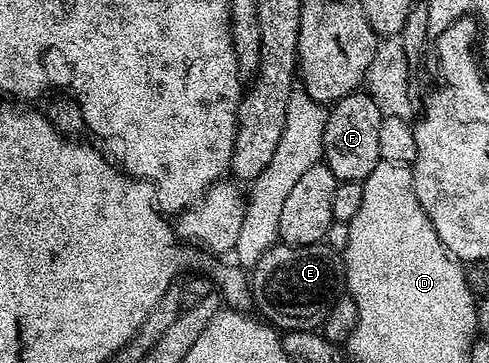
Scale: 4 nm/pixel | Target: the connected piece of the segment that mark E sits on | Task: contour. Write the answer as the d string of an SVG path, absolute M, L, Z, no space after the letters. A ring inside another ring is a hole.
M278 242L267 250L267 254L256 257L252 268L252 303L256 310L258 308L262 312L260 315L277 330L289 332L320 329L337 299L343 295L342 257L324 243L296 248Z

